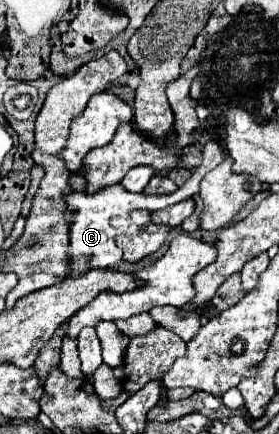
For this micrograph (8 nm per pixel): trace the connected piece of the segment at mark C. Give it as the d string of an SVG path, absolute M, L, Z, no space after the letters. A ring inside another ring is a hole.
M208 142L202 148L202 152L204 152L202 164L192 172L192 176L186 180L186 184L180 186L172 194L160 194L160 196L158 194L144 194L144 192L134 194L134 192L124 190L122 184L114 184L114 186L102 188L102 190L98 190L94 194L86 194L86 192L72 192L72 194L68 194L66 202L68 202L70 210L74 212L74 218L70 222L70 258L74 262L72 276L78 276L78 272L86 272L90 268L112 268L116 262L122 260L122 250L116 246L114 230L110 226L110 218L112 216L120 216L124 212L138 210L138 208L156 212L156 210L162 210L162 208L172 206L172 204L178 204L178 202L182 202L186 198L192 198L194 194L198 194L198 186L200 186L202 178L206 176L206 172L210 172L212 168L216 168L224 160L224 150L216 142ZM86 258L92 258L92 260L86 262Z

